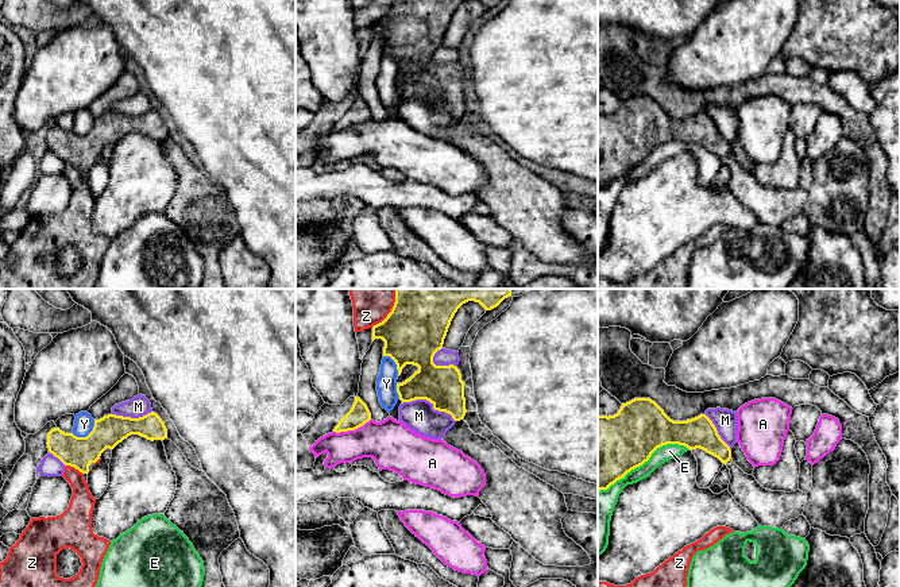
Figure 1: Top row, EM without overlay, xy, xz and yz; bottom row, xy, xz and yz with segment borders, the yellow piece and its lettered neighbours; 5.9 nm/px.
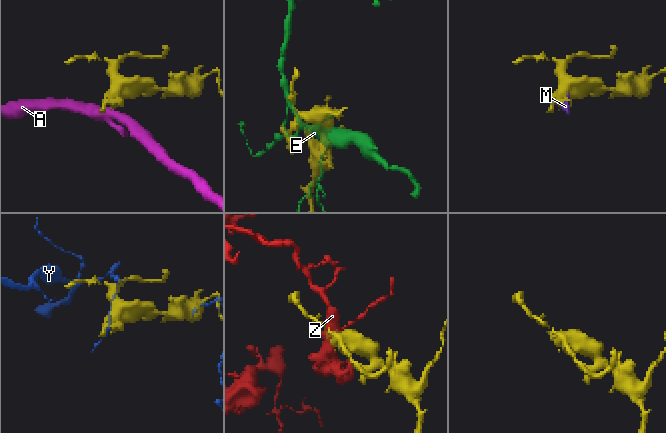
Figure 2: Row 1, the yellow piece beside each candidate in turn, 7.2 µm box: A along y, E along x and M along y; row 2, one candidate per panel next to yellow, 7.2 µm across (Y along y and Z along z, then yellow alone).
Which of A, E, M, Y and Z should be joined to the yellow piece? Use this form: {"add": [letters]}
{"add": ["M"]}

